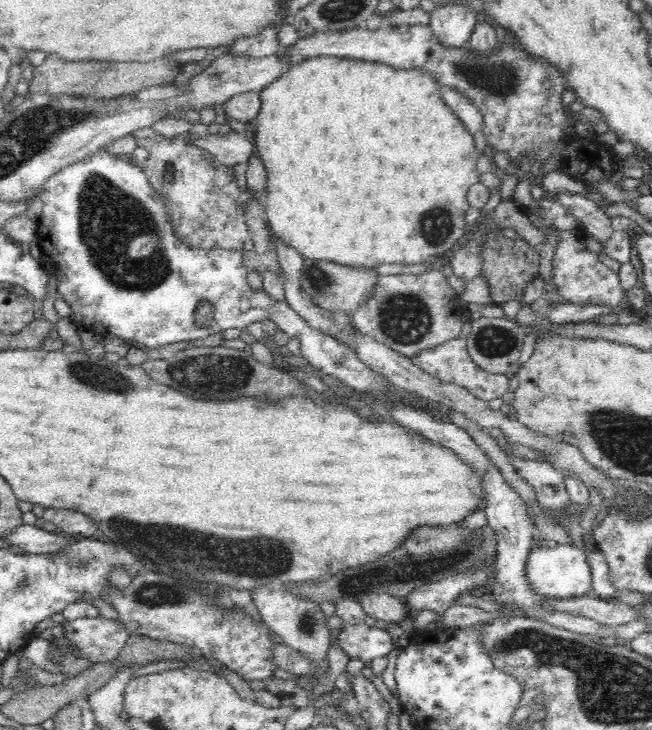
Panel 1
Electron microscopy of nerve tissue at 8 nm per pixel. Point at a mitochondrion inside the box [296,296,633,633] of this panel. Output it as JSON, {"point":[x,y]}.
{"point":[491,342]}

